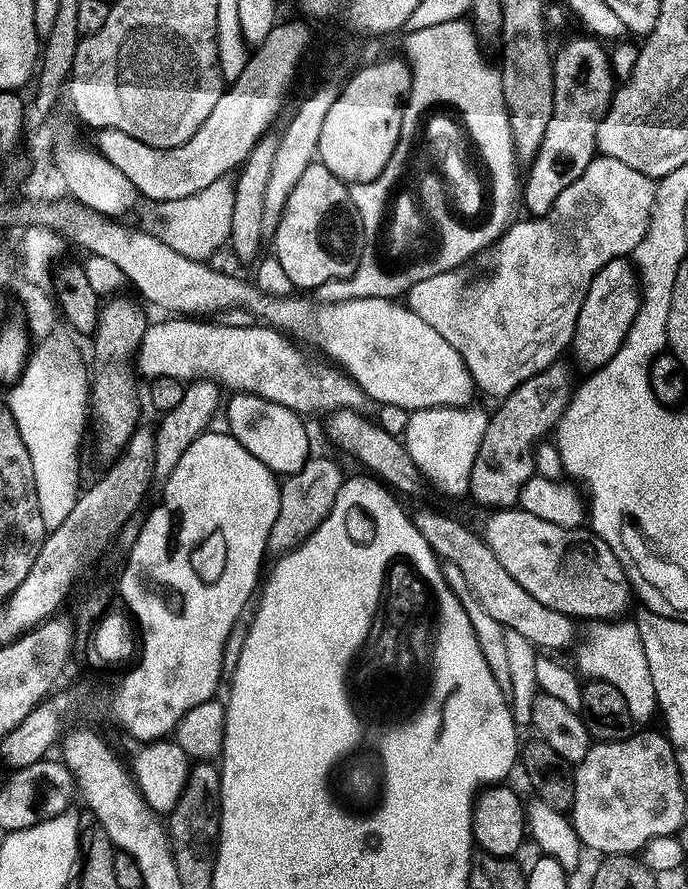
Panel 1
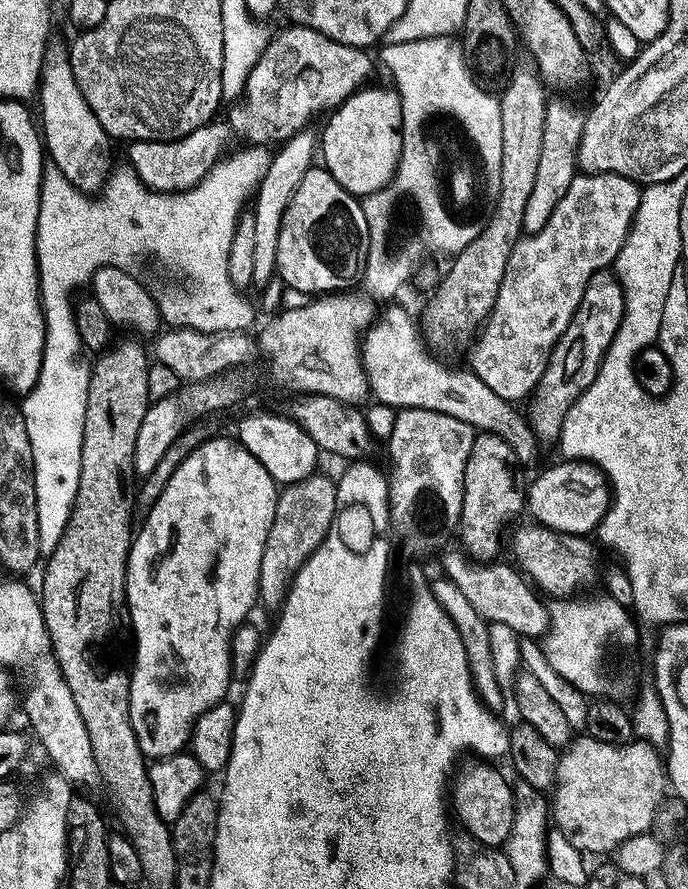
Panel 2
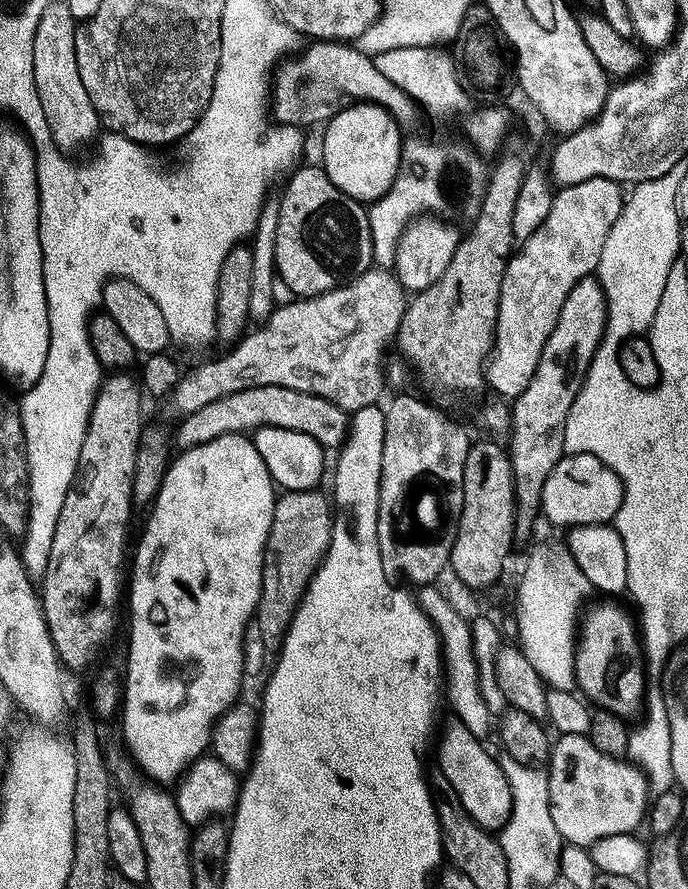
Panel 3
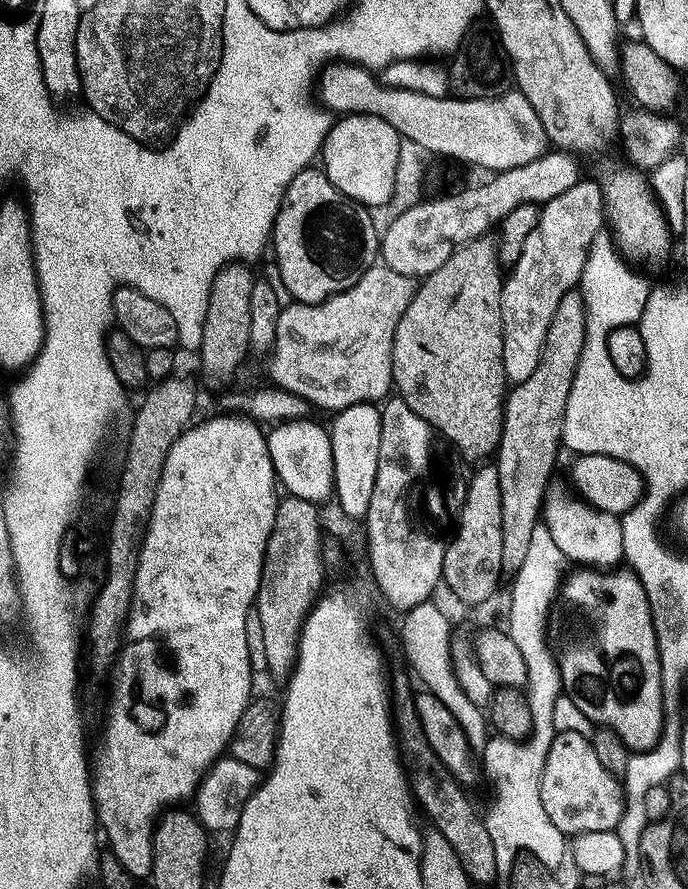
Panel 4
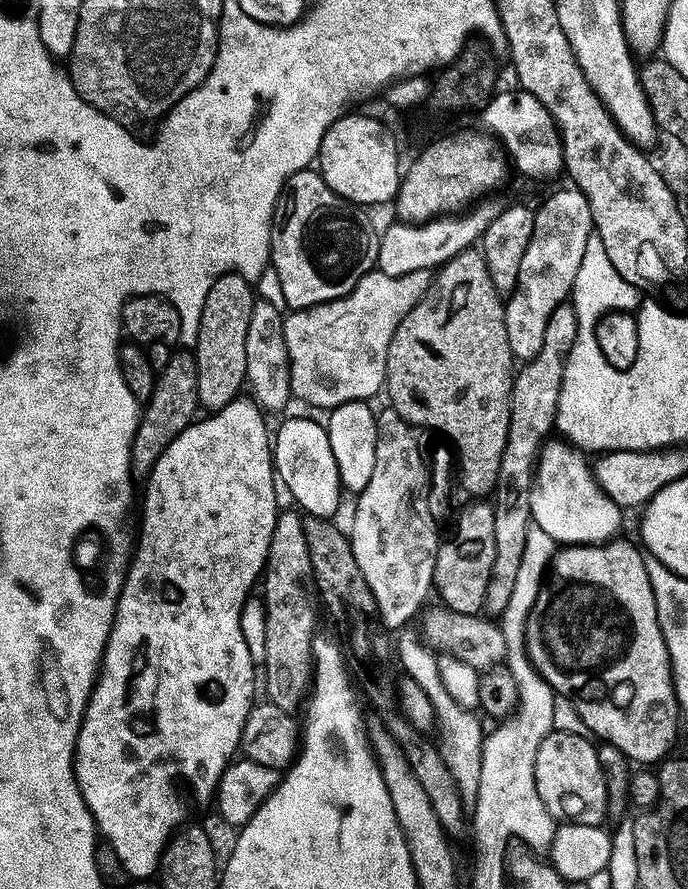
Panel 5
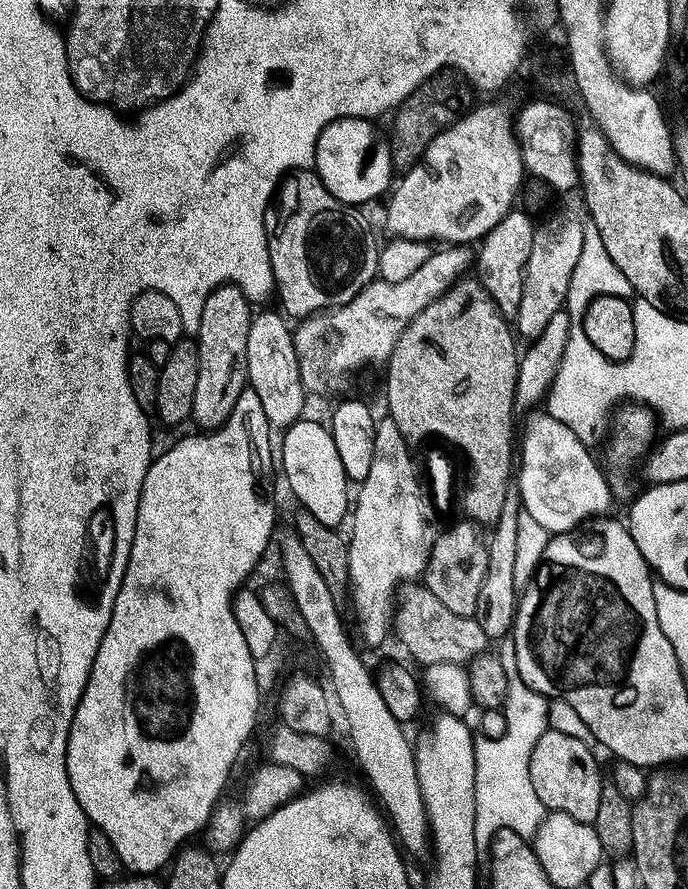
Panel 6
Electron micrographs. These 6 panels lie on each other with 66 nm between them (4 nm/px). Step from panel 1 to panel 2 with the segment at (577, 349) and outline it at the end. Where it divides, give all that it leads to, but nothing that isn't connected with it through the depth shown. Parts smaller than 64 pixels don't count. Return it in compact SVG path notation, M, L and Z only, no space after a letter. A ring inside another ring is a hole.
M615 271L595 272L590 282L586 282L582 302L578 302L578 310L574 310L570 326L566 326L562 338L548 353L548 364L537 385L536 397L531 401L532 411L527 411L528 424L538 441L559 441L566 414L571 410L572 403L595 382L600 364L614 342L623 316L623 286Z

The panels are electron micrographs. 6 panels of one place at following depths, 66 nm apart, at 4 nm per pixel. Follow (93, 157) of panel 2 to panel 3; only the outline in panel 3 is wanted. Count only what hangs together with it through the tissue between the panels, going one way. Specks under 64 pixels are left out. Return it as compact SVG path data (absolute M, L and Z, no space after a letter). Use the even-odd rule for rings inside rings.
M50 2L42 18L38 18L38 30L34 30L34 86L42 102L42 114L46 114L48 129L62 150L80 148L92 139L93 143L102 128L94 102L90 102L90 94L86 94L86 86L82 86L82 74L78 74L78 58L74 54L77 27L78 21L62 2Z

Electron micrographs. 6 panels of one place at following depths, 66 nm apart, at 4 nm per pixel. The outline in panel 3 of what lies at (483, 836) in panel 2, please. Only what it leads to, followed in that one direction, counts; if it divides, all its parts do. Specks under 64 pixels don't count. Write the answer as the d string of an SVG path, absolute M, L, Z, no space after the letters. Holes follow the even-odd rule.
M449 717L444 726L444 741L440 744L440 768L454 792L455 801L471 820L491 832L498 832L512 812L512 787L501 770L499 761L492 758L478 739L457 717Z

